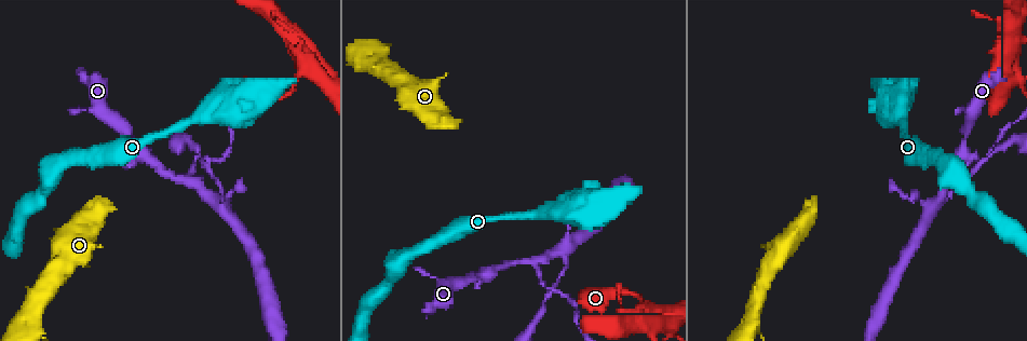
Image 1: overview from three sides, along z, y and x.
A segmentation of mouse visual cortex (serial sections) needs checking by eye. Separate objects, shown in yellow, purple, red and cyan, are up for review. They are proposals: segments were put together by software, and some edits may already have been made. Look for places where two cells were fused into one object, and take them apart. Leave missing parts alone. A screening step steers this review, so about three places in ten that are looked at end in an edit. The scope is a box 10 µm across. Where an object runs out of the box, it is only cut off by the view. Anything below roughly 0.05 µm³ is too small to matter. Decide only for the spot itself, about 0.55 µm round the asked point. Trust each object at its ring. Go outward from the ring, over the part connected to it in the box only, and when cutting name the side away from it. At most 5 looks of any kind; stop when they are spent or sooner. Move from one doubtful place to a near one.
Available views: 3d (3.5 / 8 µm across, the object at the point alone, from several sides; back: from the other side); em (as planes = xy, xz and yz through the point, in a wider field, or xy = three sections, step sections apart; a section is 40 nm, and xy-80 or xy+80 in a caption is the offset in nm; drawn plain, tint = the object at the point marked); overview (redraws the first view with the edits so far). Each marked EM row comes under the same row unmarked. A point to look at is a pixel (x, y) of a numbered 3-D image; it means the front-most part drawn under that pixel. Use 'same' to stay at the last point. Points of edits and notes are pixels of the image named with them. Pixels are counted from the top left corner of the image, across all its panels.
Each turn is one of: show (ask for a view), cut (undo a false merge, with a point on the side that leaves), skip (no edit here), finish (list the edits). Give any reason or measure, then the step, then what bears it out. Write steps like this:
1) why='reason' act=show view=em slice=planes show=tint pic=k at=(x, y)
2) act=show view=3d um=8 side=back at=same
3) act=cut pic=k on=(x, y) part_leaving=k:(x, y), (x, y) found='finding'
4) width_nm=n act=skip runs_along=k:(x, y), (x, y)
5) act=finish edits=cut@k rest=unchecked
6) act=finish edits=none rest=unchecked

why='a fork' act=show view=3d um=8 pic=1 at=(301, 73)

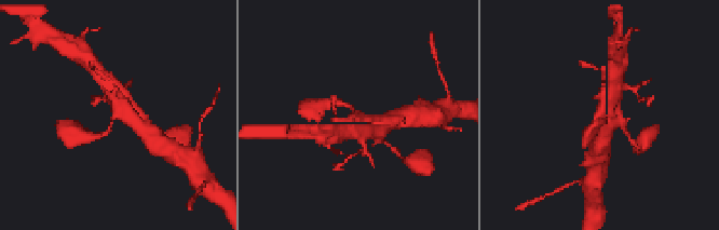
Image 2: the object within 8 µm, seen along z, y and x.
why='zoom in' act=show view=3d um=3.5 at=same

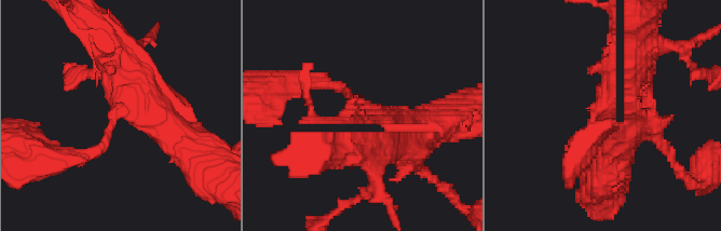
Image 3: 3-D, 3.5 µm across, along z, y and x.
act=skip runs_along=3:(325, 85), (398, 116), (411, 140) found='one cell here'

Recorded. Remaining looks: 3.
why='abrupt turn' act=show view=3d um=3.5 pic=1 at=(978, 158)

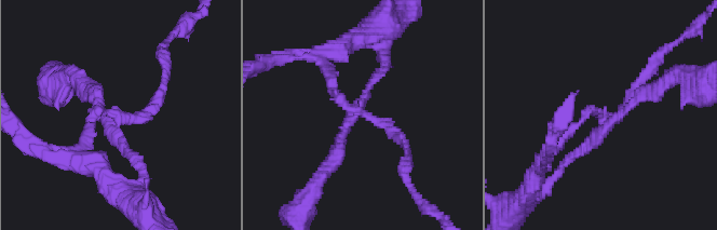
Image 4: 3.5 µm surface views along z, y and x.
arms=3 arm_widths_nm=150,200,200 act=show view=em slice=xy step=3 show=tint pic=4 at=(602, 116)

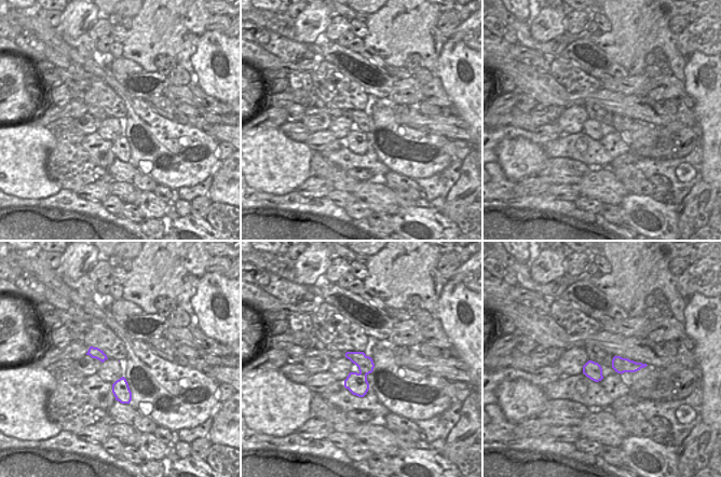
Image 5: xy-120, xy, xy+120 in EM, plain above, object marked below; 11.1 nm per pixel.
act=show view=em slice=xy step=5 show=tint at=same

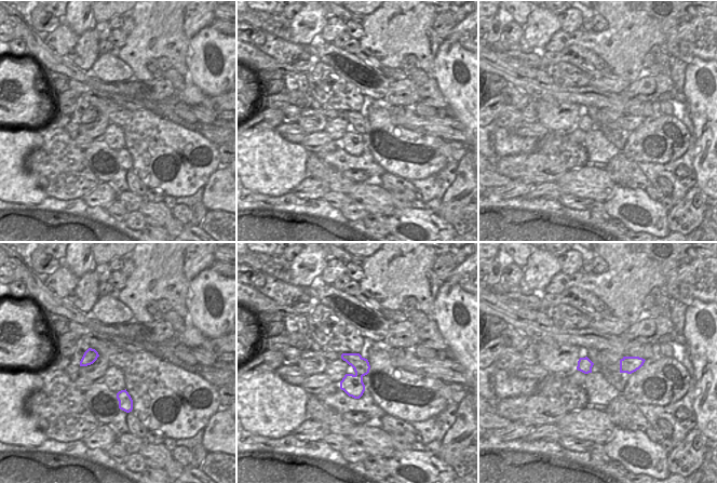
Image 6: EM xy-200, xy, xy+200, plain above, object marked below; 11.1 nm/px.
act=skip runs_along=4:(557, 148), (589, 111), (610, 124), (651, 91) found='continuous, no second cell'

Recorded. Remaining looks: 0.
act=finish edits=none rest=unchecked

